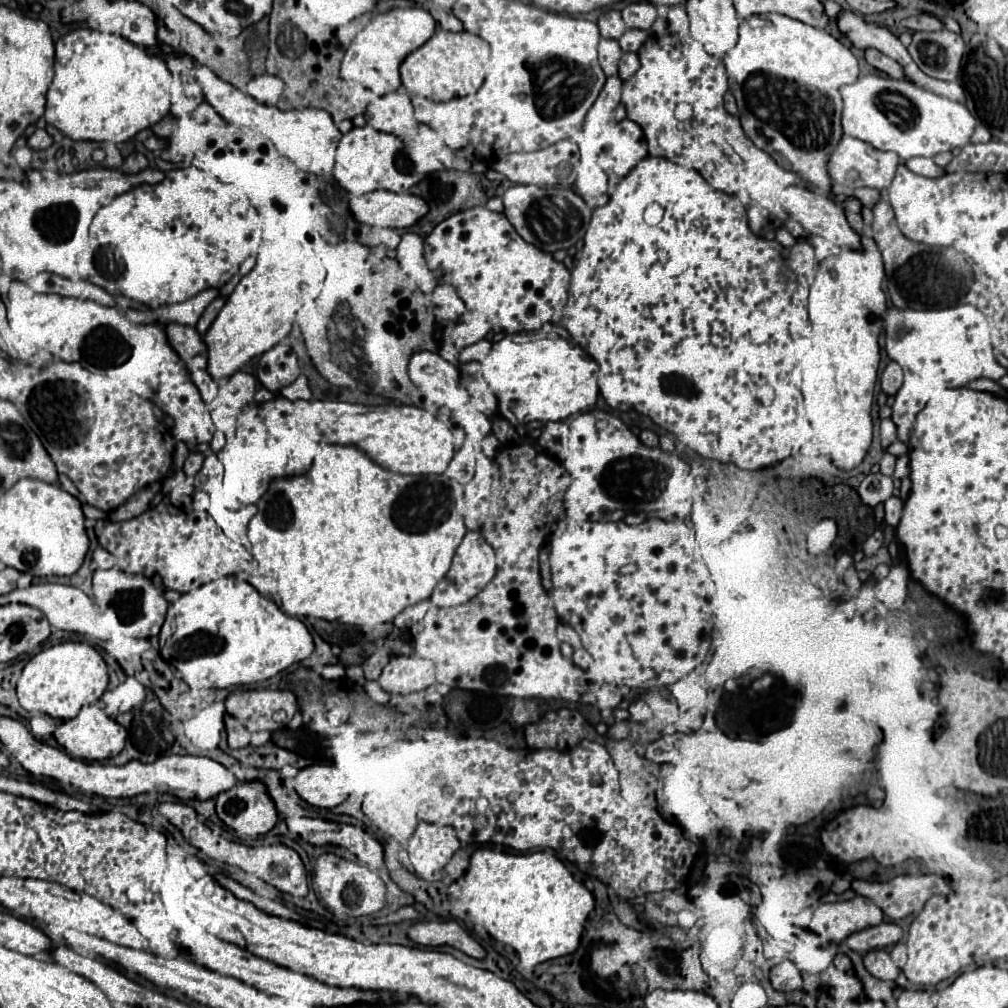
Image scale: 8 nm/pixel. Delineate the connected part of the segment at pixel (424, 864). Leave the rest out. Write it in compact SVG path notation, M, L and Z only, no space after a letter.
M421 822L407 844L411 864L425 874L441 870L457 848L459 840L451 826L435 826L429 822Z

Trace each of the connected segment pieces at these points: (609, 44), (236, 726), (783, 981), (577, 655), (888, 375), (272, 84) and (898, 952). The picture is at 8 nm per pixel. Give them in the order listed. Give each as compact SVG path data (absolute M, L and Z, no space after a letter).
M601 40L599 42L599 64L603 68L603 72L607 76L613 76L617 74L617 64L619 64L619 58L621 58L621 48L619 48L619 42L617 40Z
M225 714L225 730L227 730L229 748L245 748L249 744L249 736L251 736L249 730L229 714Z
M789 960L773 966L771 974L769 974L769 980L771 980L771 984L773 984L775 990L791 992L791 990L801 988L801 974L795 968L795 964L789 962Z
M579 648L579 650L575 650L573 652L573 658L571 658L579 668L589 668L591 666L591 662L593 662L593 658L591 658L591 654L587 652L587 650L583 650L583 648Z
M889 362L881 374L881 390L887 396L895 396L903 384L903 372L897 362Z
M271 74L255 76L255 78L247 84L247 94L253 96L257 102L269 104L269 106L275 106L275 104L277 104L281 92L283 92L283 82L281 82L281 78L275 78L275 76L271 76Z
M899 942L899 944L895 944L895 946L891 948L891 958L893 958L893 962L895 962L897 968L903 968L903 966L905 966L907 952L905 952L905 944L903 944L903 942Z

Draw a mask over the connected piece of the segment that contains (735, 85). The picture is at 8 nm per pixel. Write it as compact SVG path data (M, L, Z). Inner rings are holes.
M781 14L759 18L763 24L757 28L747 20L739 24L739 40L723 58L743 130L781 168L799 174L821 194L829 194L827 156L843 136L839 88L857 80L857 58L825 30Z

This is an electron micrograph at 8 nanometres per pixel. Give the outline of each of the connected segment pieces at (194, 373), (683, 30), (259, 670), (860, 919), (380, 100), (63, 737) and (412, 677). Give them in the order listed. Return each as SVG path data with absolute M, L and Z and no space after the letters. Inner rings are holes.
M189 368L189 372L191 372L191 380L193 380L195 386L199 388L199 392L201 392L201 396L203 396L205 402L209 400L209 396L217 396L217 394L219 394L217 384L213 382L213 378L211 378L205 370L191 370L191 368Z
M671 6L667 12L669 28L667 32L671 34L687 34L689 32L689 18L685 12L685 6Z
M223 576L203 584L187 594L181 594L169 610L159 634L161 656L167 664L181 672L181 678L191 688L229 688L237 684L253 684L273 678L295 662L305 660L313 652L313 638L299 618L291 618L279 606L261 596L247 580L239 576Z
M855 896L853 900L821 904L813 910L813 918L809 928L827 940L841 942L849 934L859 932L869 926L877 926L883 922L883 910L875 906L865 896Z
M389 92L377 96L367 106L365 120L375 130L395 134L405 142L417 138L417 122L413 116L411 98L405 92Z
M91 704L91 706L83 706L83 710L75 718L61 722L53 732L53 738L73 758L93 762L93 760L107 760L107 758L117 756L125 746L127 732L125 732L125 728L121 724L111 720L99 706Z
M395 656L383 668L379 684L389 694L409 694L433 684L433 674L417 656Z

